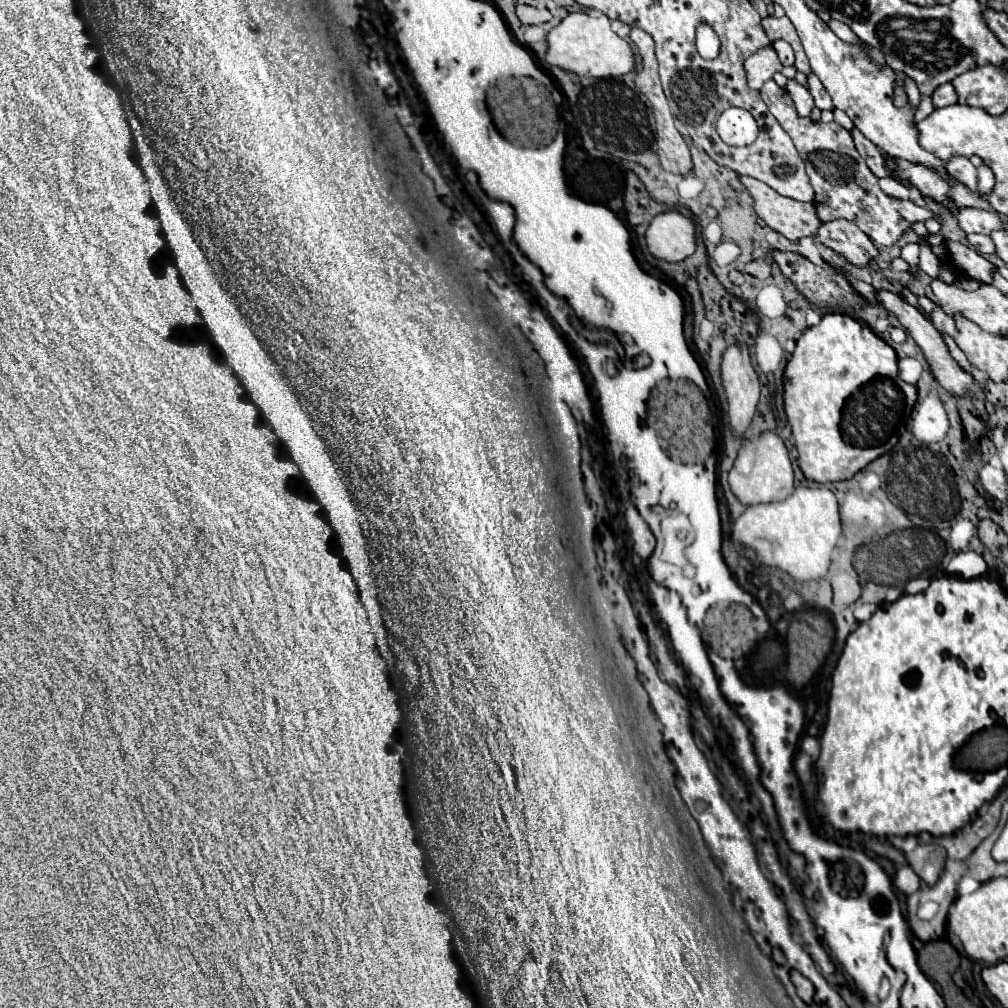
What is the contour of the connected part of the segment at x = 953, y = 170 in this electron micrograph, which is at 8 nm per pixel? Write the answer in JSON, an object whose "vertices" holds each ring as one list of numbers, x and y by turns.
{"vertices":[[960,155,952,157,952,159,946,163,946,169,948,169,948,173,950,173,952,179,968,185,970,189,976,189,976,185,978,185,976,167,970,163,968,157,960,157]]}

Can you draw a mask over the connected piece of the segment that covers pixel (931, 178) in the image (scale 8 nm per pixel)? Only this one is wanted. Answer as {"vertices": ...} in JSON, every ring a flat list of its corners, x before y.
{"vertices":[[892,161,892,165,894,165,894,171,898,177,902,177,910,185,918,187,924,195,928,195,930,199,934,199,946,207,954,207,946,197,950,185,944,179,936,177,936,173,932,173,930,169,924,169,920,165,908,165,908,161]]}

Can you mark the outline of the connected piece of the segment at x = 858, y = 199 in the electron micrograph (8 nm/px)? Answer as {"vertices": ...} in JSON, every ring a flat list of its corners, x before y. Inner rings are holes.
{"vertices":[[766,81,760,93,770,113,776,117,782,129,792,137,800,157,806,163,806,173,816,191,816,201,814,201,816,211,822,221,846,219,856,227,860,227,876,245,884,245,884,247,896,245,902,233,908,231,914,223,926,223,928,219,940,223,938,213,930,209,922,209,912,201,902,201,886,195,878,185,878,177,868,169,864,159,858,155,852,135,842,125,838,125,836,121,822,123,818,109,814,109,812,115,806,119,798,117,790,95,786,93,786,89,778,87,776,81]]}

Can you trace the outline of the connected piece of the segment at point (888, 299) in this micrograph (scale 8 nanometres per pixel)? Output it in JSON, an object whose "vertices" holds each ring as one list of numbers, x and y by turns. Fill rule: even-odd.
{"vertices":[[878,291,878,299,880,299,880,303,882,303,888,311,892,311,892,313,900,319,900,323,908,329,908,333,912,335,912,339,916,341,916,345,924,351,924,357,926,357,926,361,930,363,932,375,936,377,936,381,938,381,948,393,952,393,952,395,968,395,972,387,982,387,982,385,984,385,984,383,976,381,972,375,964,373,964,371,956,365,956,361,950,357,950,353,948,353,948,349,946,349,946,345,944,345,944,341,942,341,938,329,936,329,930,321,926,321,912,305,908,305,906,299,898,297,898,295,892,293,892,291]]}

